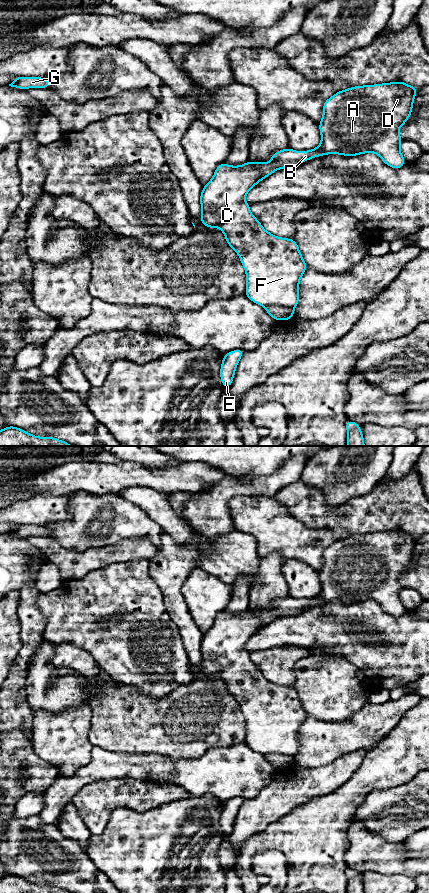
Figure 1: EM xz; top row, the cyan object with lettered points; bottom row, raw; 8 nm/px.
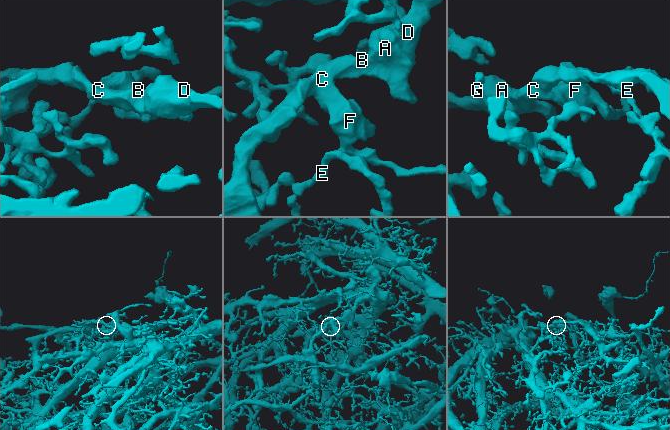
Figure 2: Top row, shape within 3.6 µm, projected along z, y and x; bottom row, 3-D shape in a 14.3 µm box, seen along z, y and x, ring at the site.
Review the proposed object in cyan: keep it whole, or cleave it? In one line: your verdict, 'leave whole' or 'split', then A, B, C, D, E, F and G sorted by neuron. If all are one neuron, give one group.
split; groups A B C D F / E G

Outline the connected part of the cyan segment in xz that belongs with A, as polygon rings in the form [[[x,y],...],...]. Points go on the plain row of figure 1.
[[[399,529],[338,539],[324,550],[319,571],[322,588],[315,597],[297,600],[287,596],[274,601],[267,611],[248,609],[240,614],[221,611],[216,616],[200,643],[201,672],[208,676],[220,676],[228,693],[239,703],[246,720],[245,743],[252,750],[265,756],[275,753],[294,757],[299,750],[300,726],[307,713],[295,688],[276,685],[265,679],[252,663],[250,654],[245,650],[249,638],[278,617],[294,616],[304,609],[326,602],[356,604],[372,600],[380,604],[386,613],[401,616],[406,608],[400,600],[403,587],[398,578],[411,563],[417,538]]]

